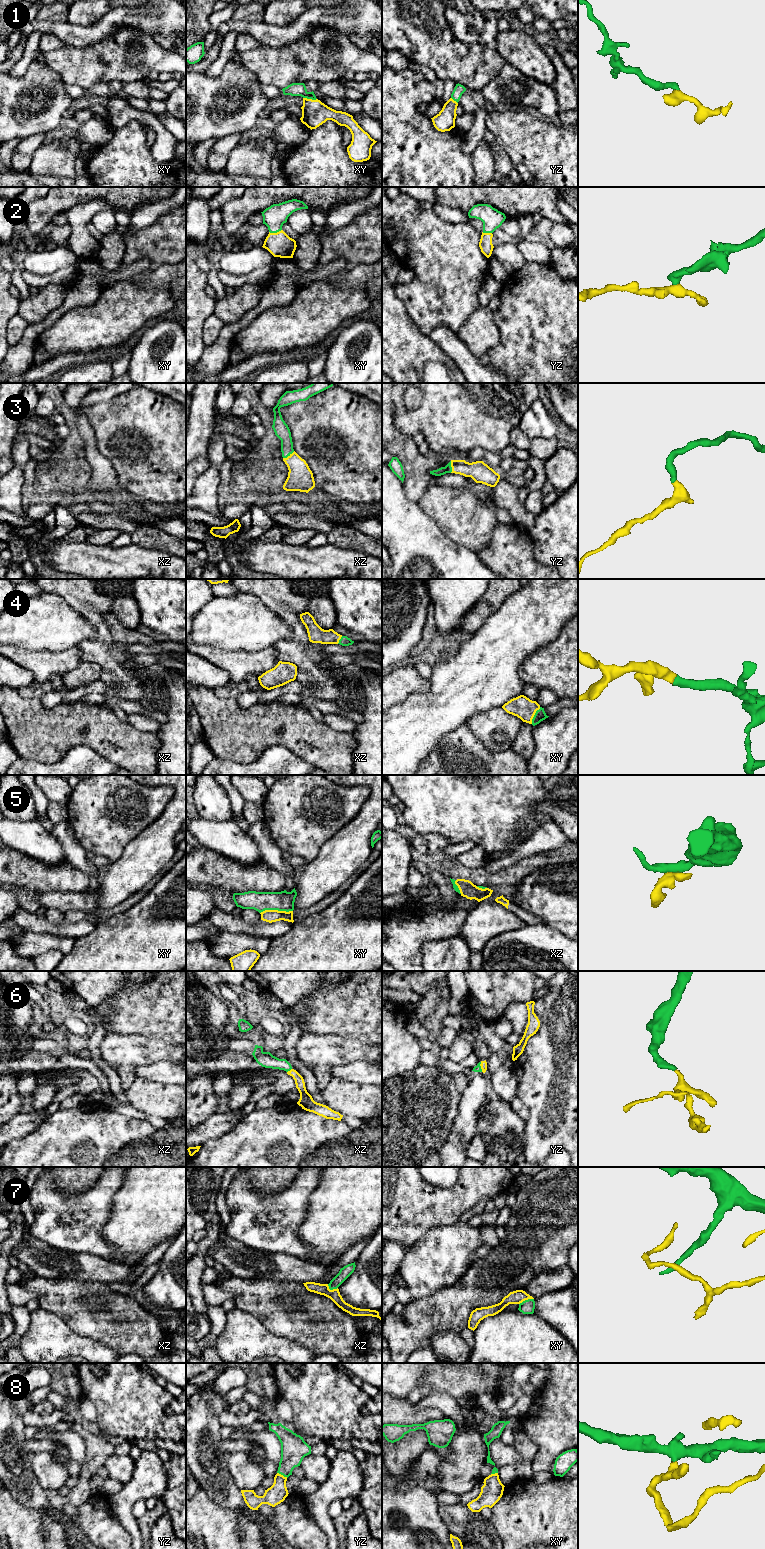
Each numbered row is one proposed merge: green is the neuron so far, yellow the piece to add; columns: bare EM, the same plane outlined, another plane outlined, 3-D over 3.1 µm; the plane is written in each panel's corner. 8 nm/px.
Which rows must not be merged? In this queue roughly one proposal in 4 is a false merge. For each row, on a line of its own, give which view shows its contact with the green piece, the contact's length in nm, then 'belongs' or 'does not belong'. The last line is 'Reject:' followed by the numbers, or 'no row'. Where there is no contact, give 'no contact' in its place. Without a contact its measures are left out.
1: meets green in xy; contact 110 nm long; belongs
2: meets green in xy; contact 110 nm long; belongs
3: meets green in xz; contact 110 nm long; belongs
4: meets green in xy; contact 150 nm long; belongs
5: meets green in xy; contact 260 nm long; does not belong
6: meets green in xz; contact 50 nm long; belongs
7: meets green in xy; contact 130 nm long; does not belong
8: meets green in yz; contact 100 nm long; belongs
Reject: 5, 7

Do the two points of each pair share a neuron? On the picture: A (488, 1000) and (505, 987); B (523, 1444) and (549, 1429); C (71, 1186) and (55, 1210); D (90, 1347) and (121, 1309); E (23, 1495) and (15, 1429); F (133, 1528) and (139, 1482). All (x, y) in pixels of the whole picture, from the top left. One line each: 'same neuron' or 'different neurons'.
A: different neurons
B: different neurons
C: different neurons
D: different neurons
E: same neuron
F: same neuron

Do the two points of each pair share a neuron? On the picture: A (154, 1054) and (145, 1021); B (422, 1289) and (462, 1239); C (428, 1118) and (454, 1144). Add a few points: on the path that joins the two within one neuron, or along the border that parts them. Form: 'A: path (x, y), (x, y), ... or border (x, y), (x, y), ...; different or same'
A: border (126, 1033), (138, 1033), (172, 1043); different
B: path (424, 1277), (450, 1251); same
C: border (457, 1115), (438, 1156); different

